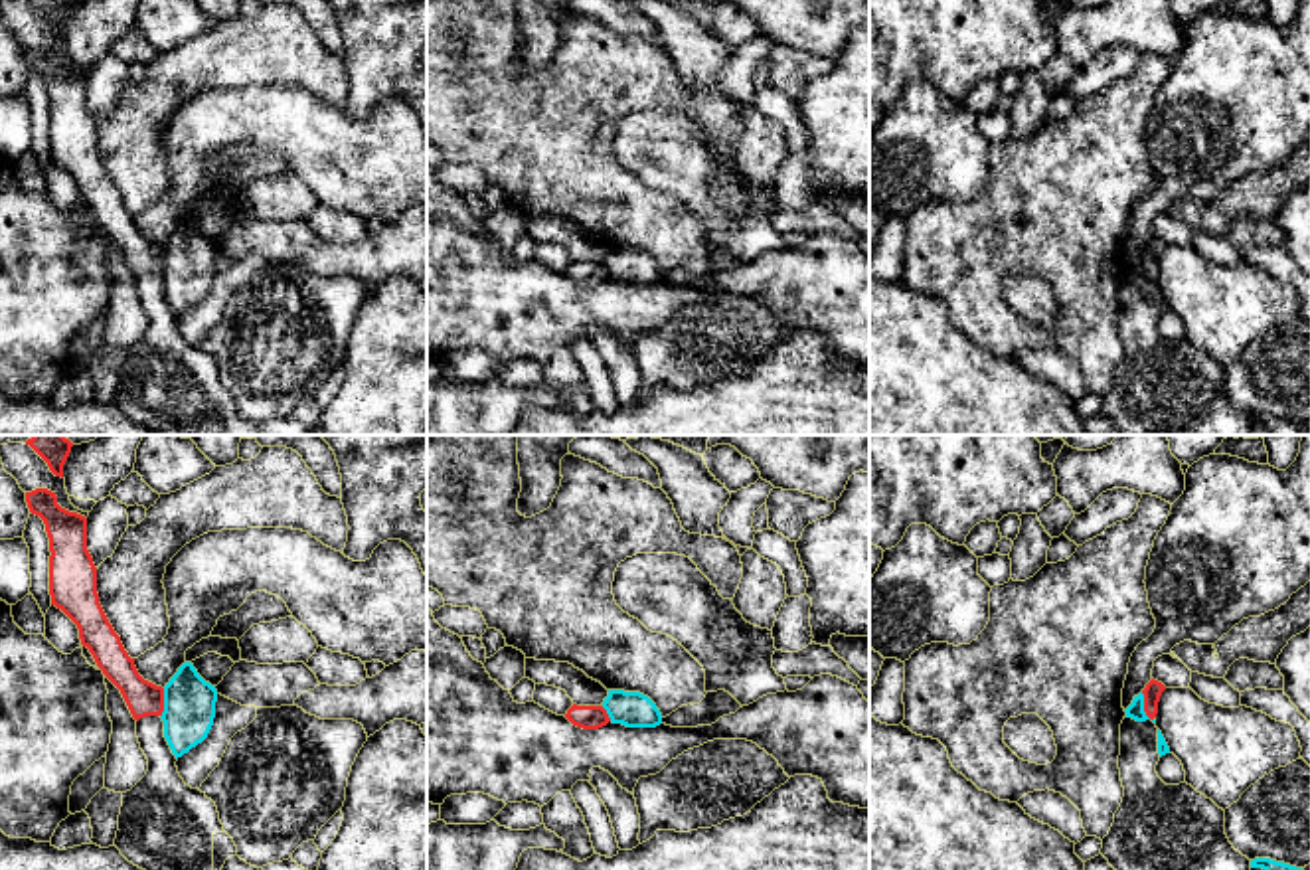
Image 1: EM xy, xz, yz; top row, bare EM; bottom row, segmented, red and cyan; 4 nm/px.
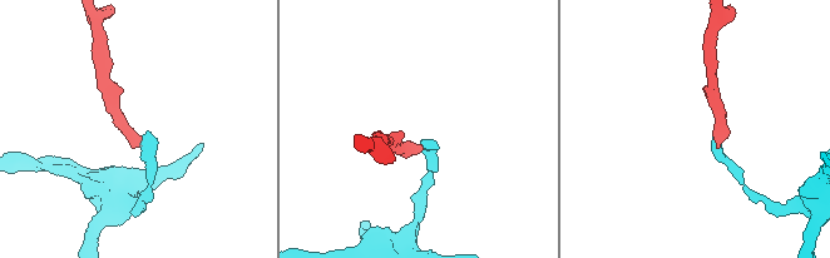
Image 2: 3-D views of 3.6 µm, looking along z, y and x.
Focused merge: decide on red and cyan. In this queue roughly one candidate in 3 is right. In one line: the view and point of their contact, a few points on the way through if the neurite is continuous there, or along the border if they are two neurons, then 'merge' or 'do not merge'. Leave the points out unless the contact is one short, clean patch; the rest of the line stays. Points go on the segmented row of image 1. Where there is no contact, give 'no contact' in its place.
yz (1145, 706) | along yz (1141, 693), (1145, 712), (1152, 720) | do not merge

